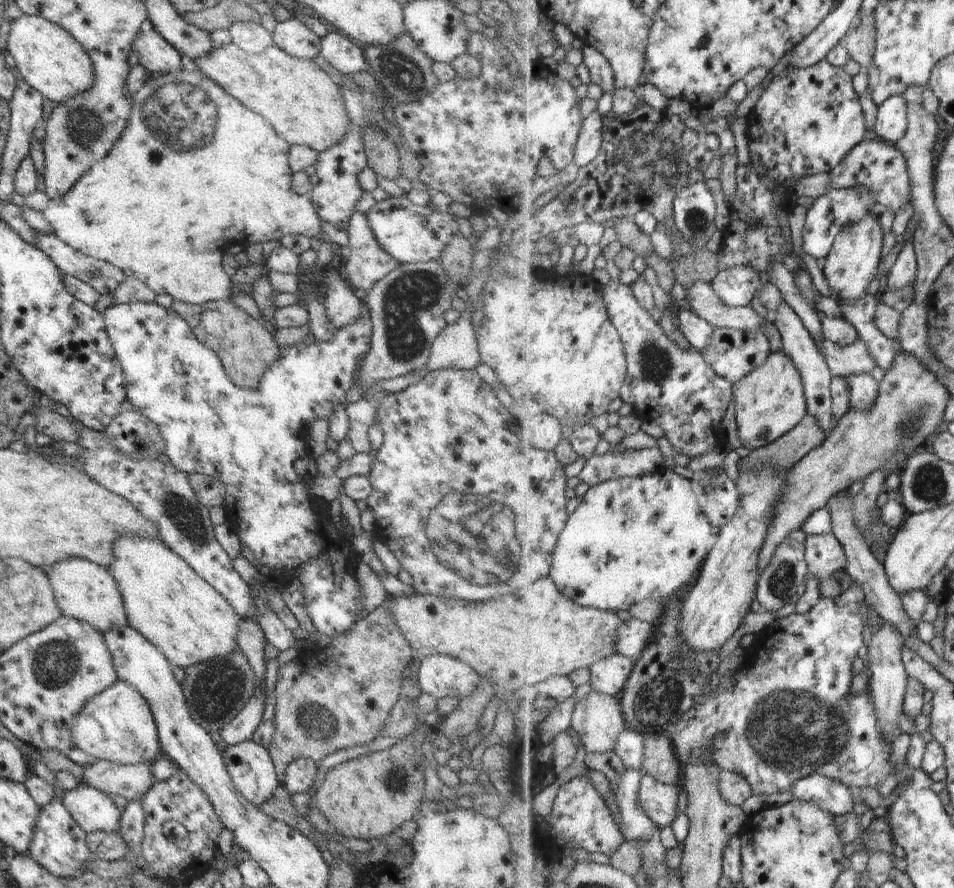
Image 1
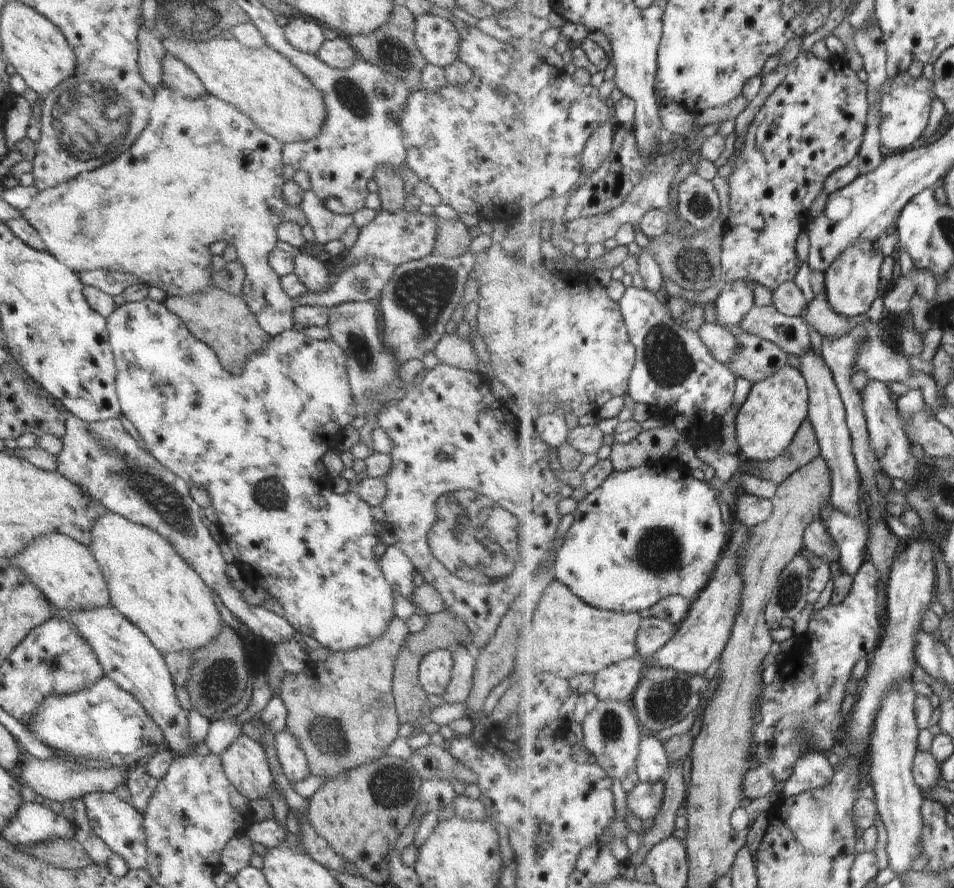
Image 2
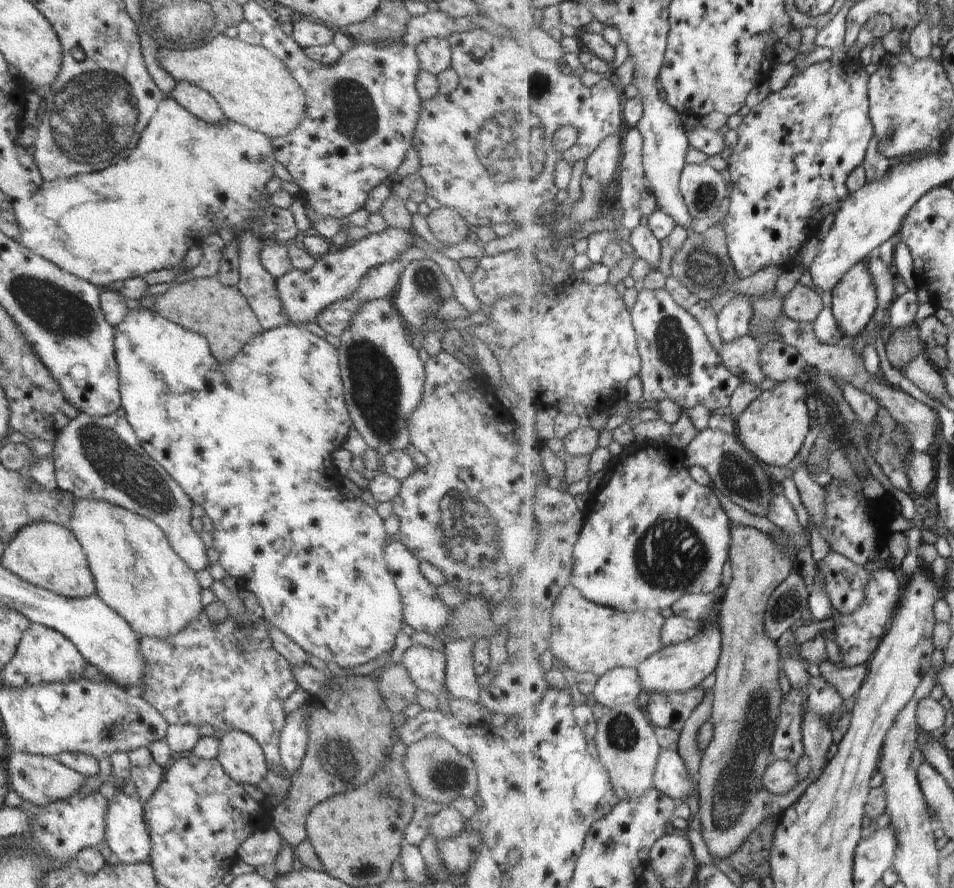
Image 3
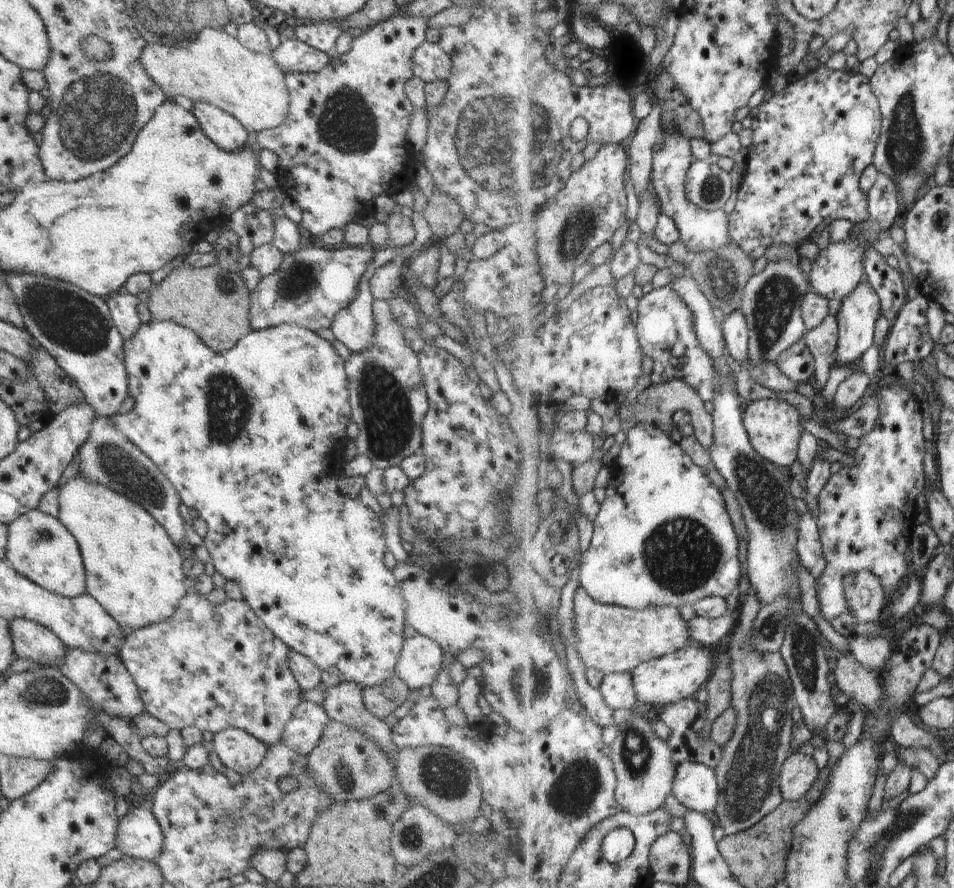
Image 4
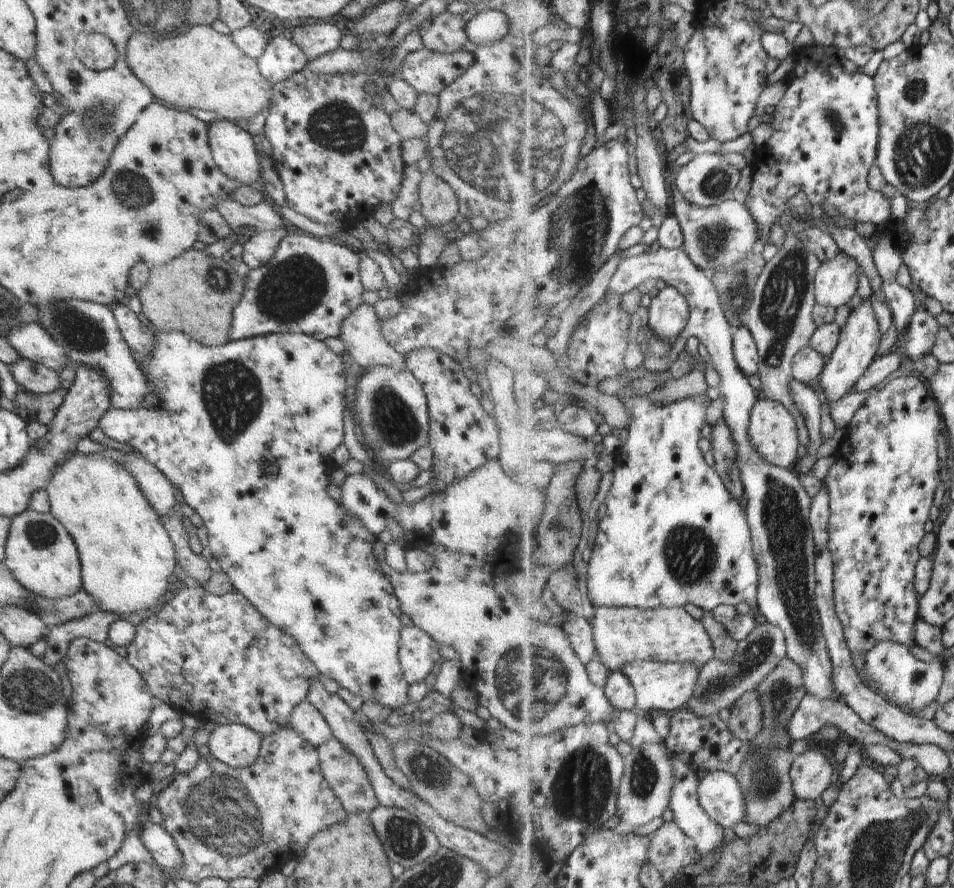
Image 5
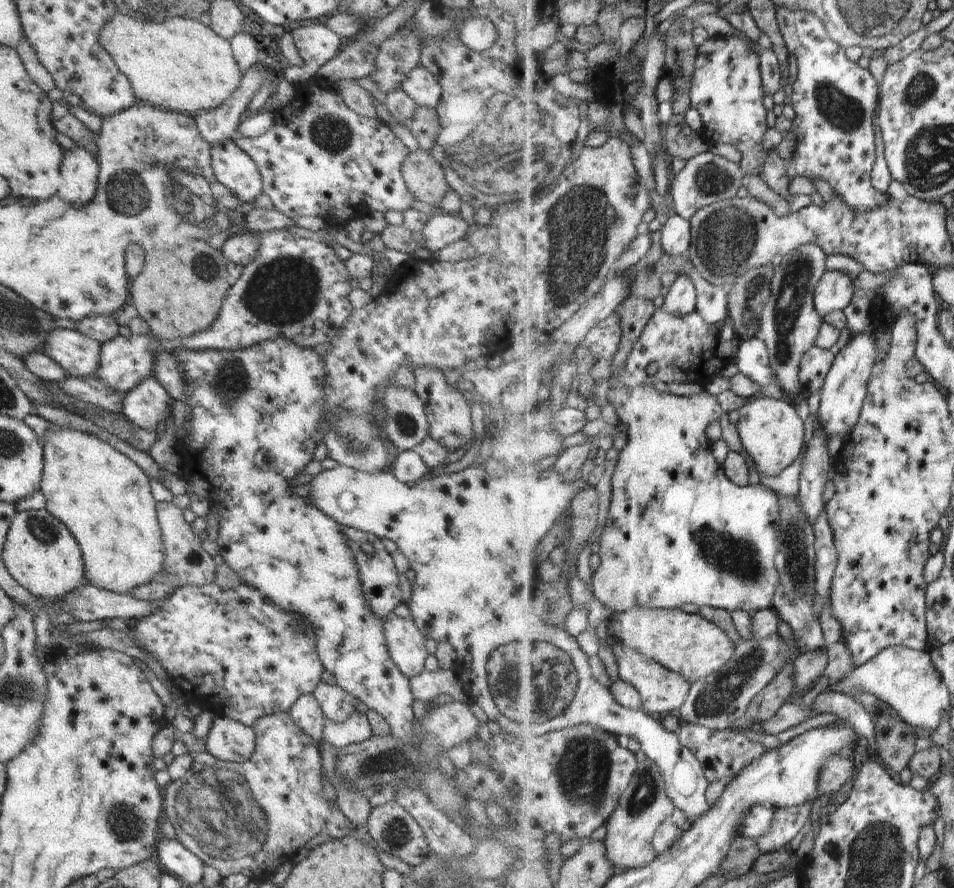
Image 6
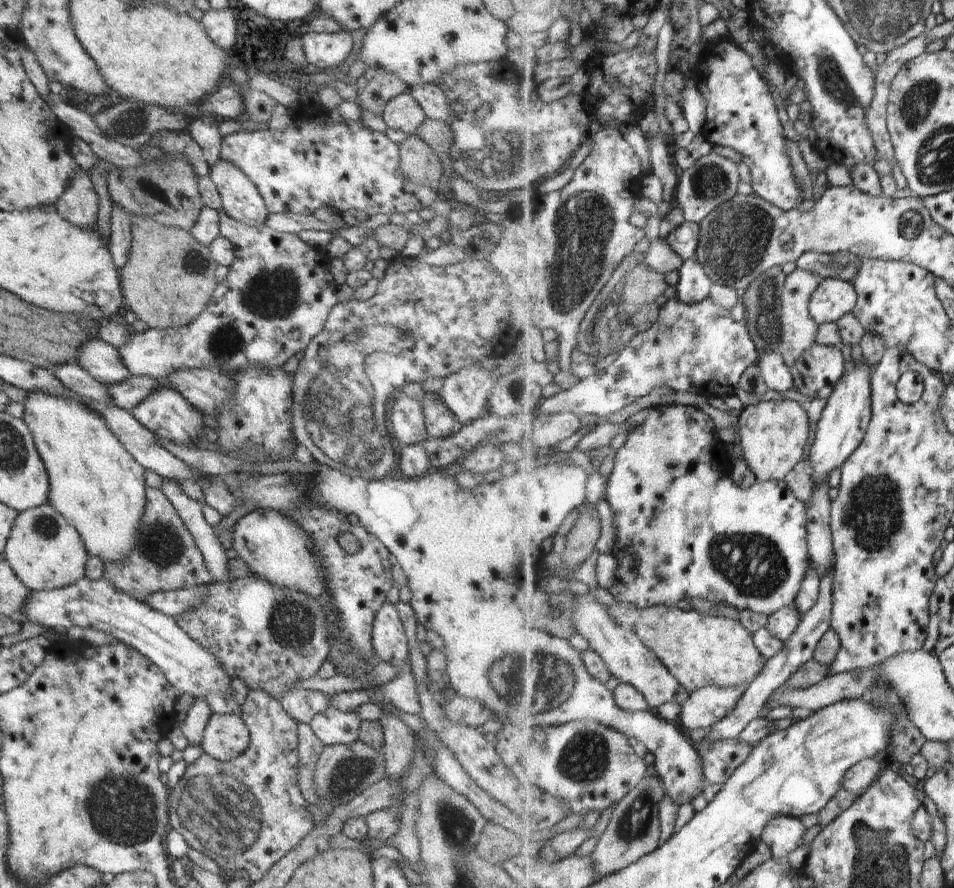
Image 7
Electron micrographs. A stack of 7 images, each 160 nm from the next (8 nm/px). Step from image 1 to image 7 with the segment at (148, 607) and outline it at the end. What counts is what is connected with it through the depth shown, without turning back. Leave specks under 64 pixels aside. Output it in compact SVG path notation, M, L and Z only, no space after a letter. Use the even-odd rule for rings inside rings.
M27 393L24 405L24 418L22 419L30 429L35 442L38 454L43 460L46 472L49 476L49 491L48 491L48 504L52 505L54 510L57 510L66 520L72 523L76 528L89 556L98 556L104 564L106 562L122 563L131 555L132 549L137 543L137 533L139 532L140 523L143 520L145 506L147 505L145 490L146 482L144 481L145 468L141 467L132 455L120 444L120 441L112 434L112 431L106 426L102 417L99 417L93 410L90 410L86 405L73 401L68 396L55 397L46 393Z

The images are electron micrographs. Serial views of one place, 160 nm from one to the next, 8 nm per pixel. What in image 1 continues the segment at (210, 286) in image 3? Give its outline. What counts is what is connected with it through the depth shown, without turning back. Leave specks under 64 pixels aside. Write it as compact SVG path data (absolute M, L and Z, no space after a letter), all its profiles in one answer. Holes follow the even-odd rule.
M230 300L210 301L199 305L191 305L182 301L174 301L171 309L180 315L192 329L194 336L213 350L221 360L228 378L238 388L244 390L258 389L264 373L281 357L281 348L273 336L260 321L252 318L247 312L235 306ZM205 310L217 310L223 320L224 338L216 338L204 330L200 314Z

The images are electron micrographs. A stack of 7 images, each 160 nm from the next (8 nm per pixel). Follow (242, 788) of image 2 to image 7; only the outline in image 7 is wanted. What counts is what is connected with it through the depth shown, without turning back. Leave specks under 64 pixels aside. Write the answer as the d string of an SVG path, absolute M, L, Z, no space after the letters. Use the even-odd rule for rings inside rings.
M238 712L212 713L203 730L201 747L204 753L219 761L231 761L250 744L249 730Z

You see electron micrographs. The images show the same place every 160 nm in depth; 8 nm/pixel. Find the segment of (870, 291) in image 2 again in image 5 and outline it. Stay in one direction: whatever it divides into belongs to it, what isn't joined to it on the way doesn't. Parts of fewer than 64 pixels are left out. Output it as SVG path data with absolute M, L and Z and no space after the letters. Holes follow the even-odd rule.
M866 299L866 302L862 302L856 310L851 312L849 321L842 329L838 349L834 352L830 363L827 364L824 374L821 376L825 397L830 405L834 406L846 394L855 392L856 384L864 378L868 368L872 368L872 364L879 357L883 336L874 304L872 304L872 300Z

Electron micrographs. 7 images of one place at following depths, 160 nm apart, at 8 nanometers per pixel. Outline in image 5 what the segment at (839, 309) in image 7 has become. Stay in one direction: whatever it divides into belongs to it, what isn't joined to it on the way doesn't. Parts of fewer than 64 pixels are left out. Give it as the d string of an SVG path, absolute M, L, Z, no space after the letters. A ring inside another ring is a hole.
M847 254L826 262L816 278L817 304L821 306L849 306L860 288L860 270L863 266Z

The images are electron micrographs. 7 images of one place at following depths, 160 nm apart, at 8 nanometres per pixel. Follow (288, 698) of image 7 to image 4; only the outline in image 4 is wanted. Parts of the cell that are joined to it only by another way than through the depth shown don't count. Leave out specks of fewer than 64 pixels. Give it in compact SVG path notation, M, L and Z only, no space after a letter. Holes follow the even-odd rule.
M301 701L292 711L280 741L290 750L306 756L319 746L322 731L329 720L322 706L312 701Z

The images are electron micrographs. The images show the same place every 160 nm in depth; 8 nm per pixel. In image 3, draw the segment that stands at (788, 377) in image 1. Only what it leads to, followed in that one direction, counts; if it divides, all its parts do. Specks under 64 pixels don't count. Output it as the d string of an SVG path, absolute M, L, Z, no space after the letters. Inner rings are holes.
M786 380L778 383L774 389L763 392L738 418L736 431L741 441L764 463L788 466L800 454L804 440L811 430L808 395L808 388L798 380Z

